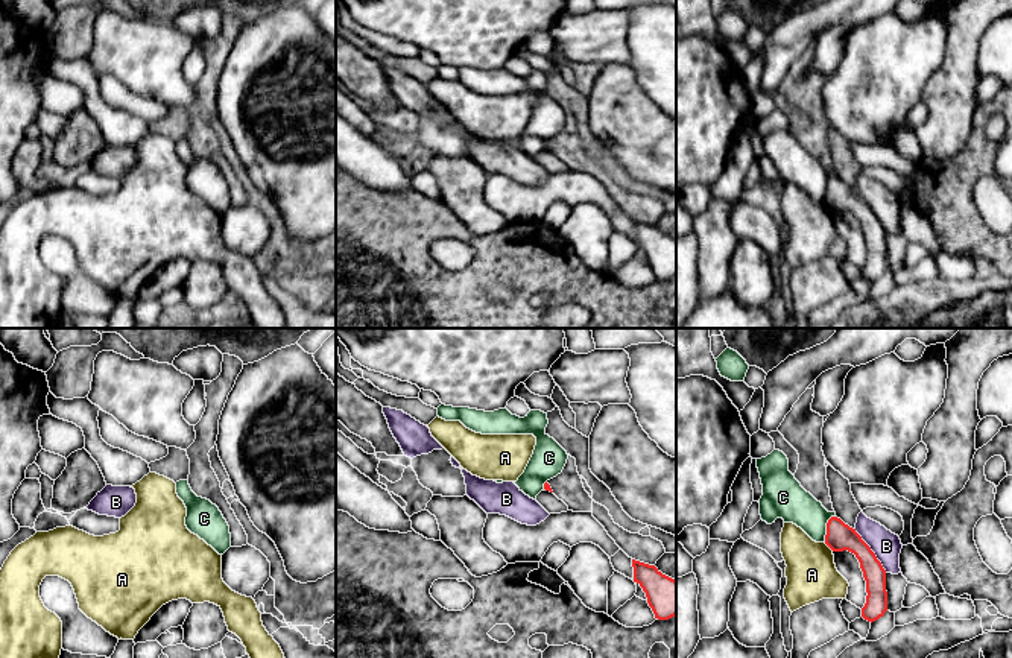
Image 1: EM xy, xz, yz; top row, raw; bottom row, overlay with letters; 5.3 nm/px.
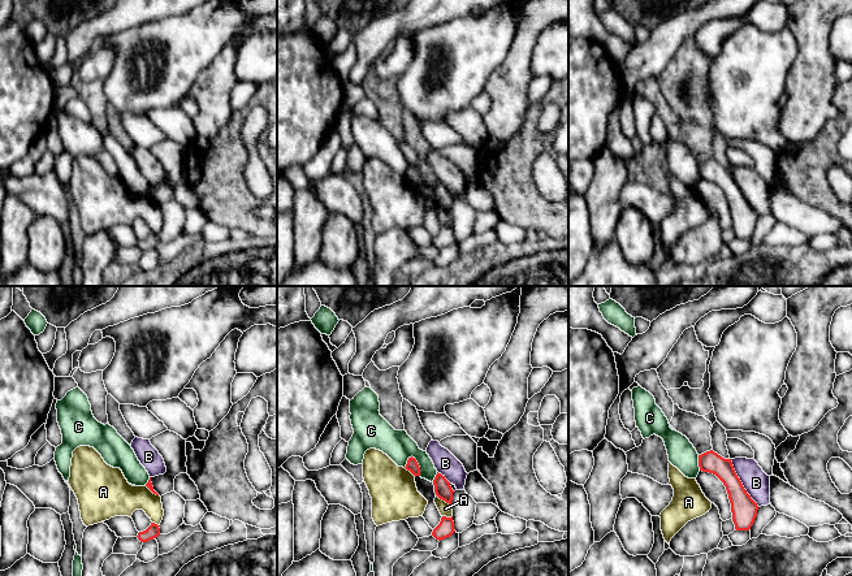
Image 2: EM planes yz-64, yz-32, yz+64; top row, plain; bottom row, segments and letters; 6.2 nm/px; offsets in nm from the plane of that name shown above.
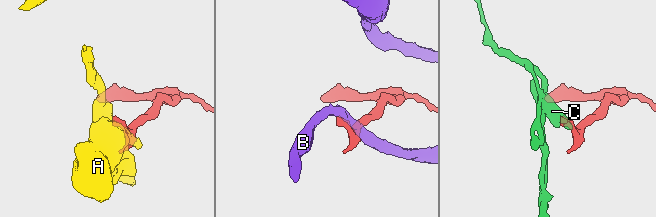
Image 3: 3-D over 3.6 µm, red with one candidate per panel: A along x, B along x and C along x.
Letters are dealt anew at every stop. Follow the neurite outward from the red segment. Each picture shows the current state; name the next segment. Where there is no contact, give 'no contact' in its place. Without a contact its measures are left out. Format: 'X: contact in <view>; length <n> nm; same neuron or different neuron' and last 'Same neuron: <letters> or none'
A: contact in yz; length 70 nm; different neuron
B: contact in yz; length 280 nm; different neuron
C: contact in yz; length 160 nm; different neuron
Same neuron: none

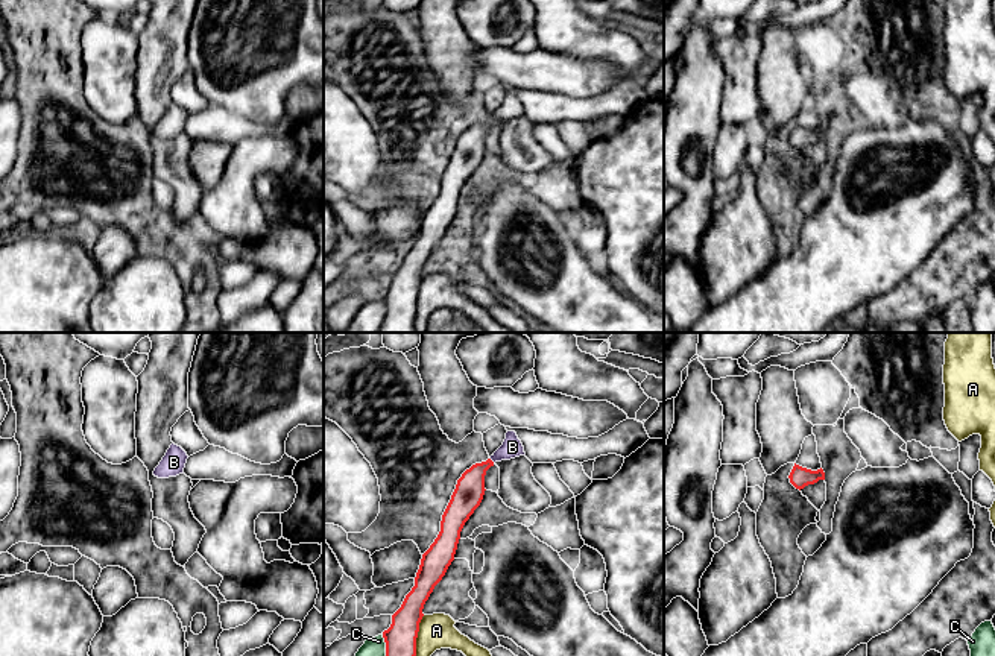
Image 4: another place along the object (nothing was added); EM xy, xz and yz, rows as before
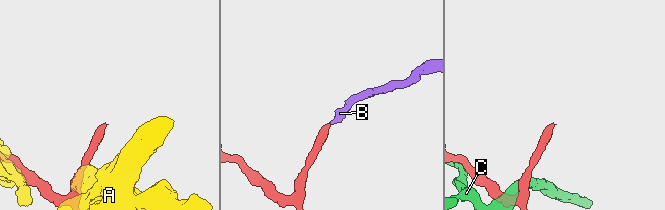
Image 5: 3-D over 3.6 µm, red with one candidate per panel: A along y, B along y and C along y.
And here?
A: contact in xz; length 300 nm; different neuron
B: contact in xz; length 40 nm; same neuron
C: contact in xz; length 220 nm; different neuron
Same neuron: B

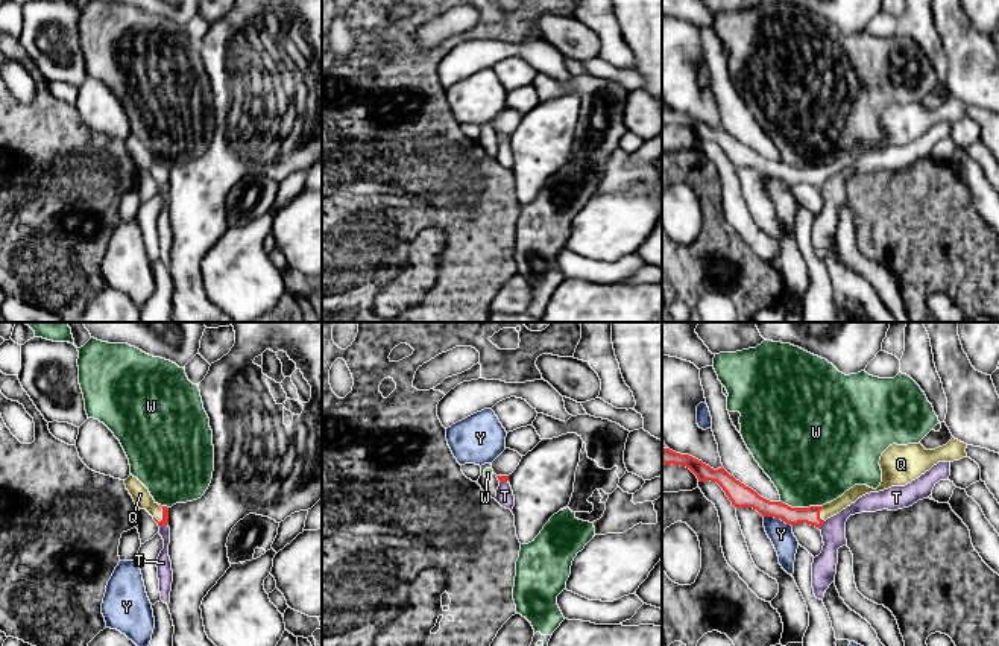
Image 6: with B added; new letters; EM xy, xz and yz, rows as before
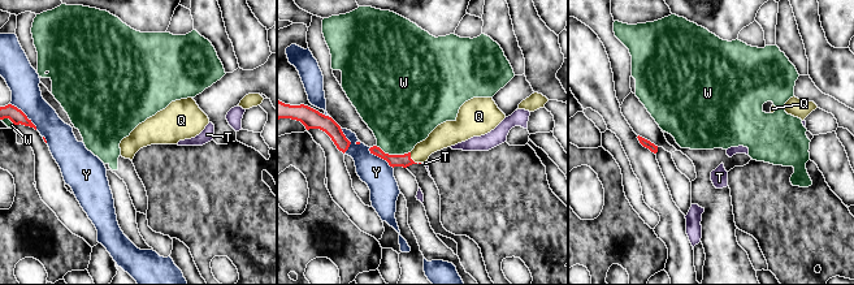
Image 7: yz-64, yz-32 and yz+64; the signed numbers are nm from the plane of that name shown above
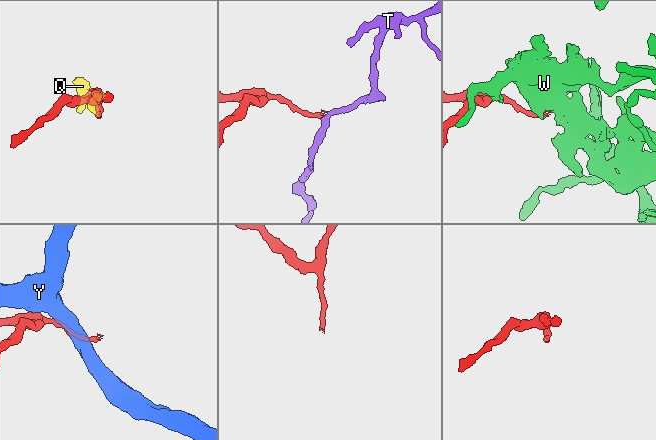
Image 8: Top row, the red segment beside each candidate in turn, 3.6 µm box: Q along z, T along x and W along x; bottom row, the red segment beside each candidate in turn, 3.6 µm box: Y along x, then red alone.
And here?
Q: contact in xy; length 100 nm; same neuron
T: contact in xy; length 50 nm; different neuron
W: contact in yz; length 240 nm; different neuron
Y: contact in yz; length 160 nm; different neuron
Same neuron: Q

